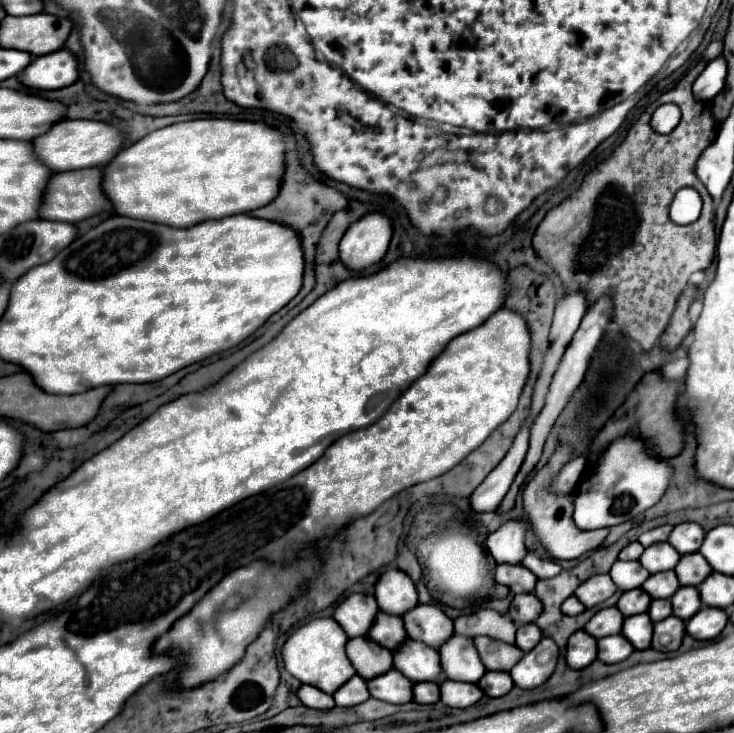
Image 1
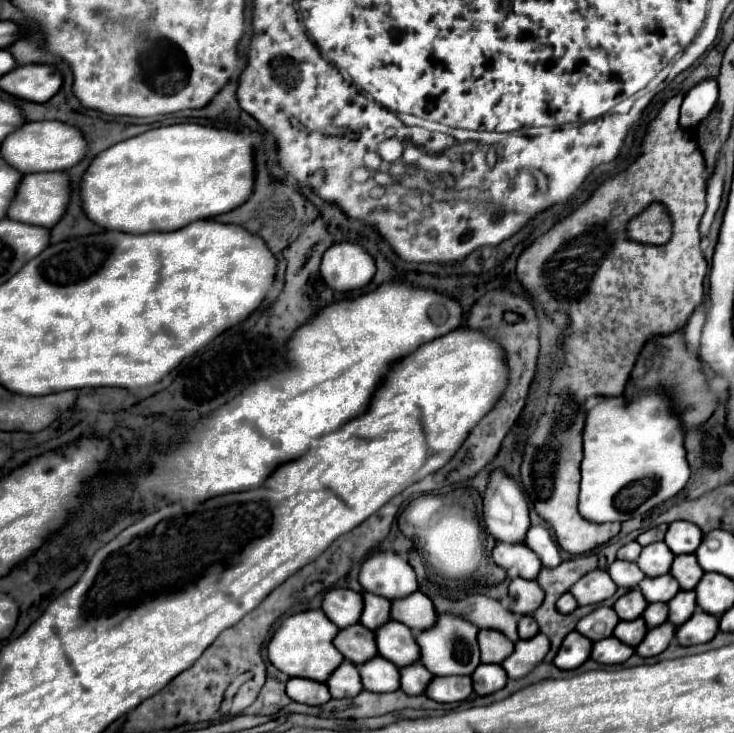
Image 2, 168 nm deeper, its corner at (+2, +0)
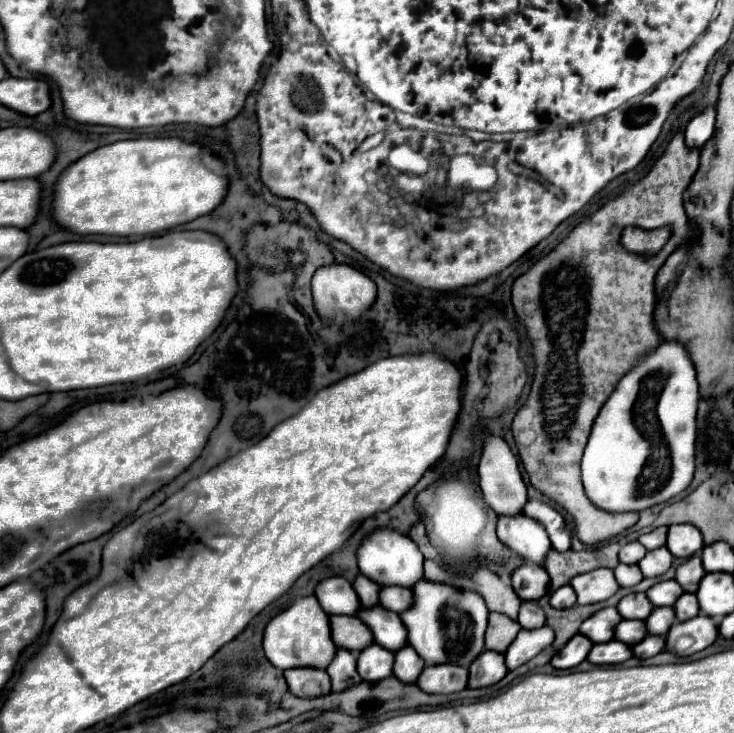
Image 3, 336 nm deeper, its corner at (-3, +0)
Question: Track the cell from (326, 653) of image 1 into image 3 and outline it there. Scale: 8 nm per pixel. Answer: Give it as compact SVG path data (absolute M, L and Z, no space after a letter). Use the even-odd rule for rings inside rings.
M304 596L296 600L288 610L272 618L264 630L266 658L280 670L290 668L318 668L326 670L334 660L338 648L330 638L330 618L318 604L316 596Z

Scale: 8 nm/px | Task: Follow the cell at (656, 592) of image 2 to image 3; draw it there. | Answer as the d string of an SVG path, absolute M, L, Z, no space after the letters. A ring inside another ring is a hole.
M664 580L654 584L646 596L654 606L674 606L676 600L680 598L680 594L684 594L684 590L680 588L680 584L676 580Z

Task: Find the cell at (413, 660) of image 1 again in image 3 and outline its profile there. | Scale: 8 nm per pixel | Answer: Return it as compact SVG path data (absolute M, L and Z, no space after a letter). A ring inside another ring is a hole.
M374 606L372 610L360 610L358 616L372 630L374 642L382 648L398 652L408 646L408 630L398 614L392 614L382 606Z

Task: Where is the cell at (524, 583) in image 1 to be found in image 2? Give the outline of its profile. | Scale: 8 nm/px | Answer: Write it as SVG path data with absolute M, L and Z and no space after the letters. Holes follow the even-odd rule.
M495 542L493 560L505 568L510 579L521 577L533 580L541 570L539 556L525 542Z

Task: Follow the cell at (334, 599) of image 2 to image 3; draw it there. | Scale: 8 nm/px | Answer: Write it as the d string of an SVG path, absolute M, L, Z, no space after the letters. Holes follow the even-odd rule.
M326 578L316 586L316 598L328 616L356 616L360 598L346 578Z

